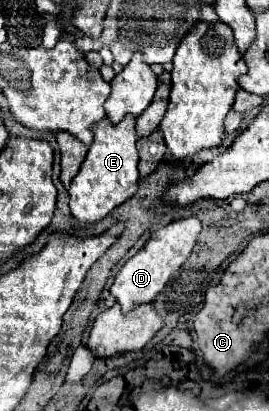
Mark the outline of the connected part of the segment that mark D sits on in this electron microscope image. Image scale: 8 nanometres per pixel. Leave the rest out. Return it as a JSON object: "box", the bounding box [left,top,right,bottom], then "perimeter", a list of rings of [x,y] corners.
{"box":[110,216,200,312],"perimeter":[[[196,216],[184,218],[184,220],[174,220],[172,224],[152,232],[150,240],[120,268],[120,272],[116,274],[112,286],[110,286],[110,294],[118,300],[118,304],[128,312],[138,304],[144,302],[152,302],[156,298],[156,294],[164,288],[164,284],[170,280],[170,276],[186,262],[186,258],[190,256],[196,238],[200,232],[200,220]]]}

